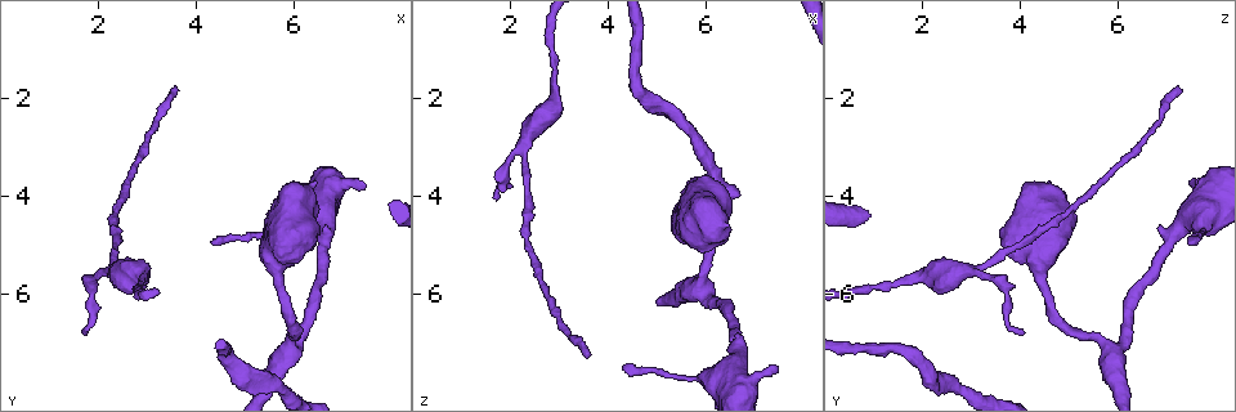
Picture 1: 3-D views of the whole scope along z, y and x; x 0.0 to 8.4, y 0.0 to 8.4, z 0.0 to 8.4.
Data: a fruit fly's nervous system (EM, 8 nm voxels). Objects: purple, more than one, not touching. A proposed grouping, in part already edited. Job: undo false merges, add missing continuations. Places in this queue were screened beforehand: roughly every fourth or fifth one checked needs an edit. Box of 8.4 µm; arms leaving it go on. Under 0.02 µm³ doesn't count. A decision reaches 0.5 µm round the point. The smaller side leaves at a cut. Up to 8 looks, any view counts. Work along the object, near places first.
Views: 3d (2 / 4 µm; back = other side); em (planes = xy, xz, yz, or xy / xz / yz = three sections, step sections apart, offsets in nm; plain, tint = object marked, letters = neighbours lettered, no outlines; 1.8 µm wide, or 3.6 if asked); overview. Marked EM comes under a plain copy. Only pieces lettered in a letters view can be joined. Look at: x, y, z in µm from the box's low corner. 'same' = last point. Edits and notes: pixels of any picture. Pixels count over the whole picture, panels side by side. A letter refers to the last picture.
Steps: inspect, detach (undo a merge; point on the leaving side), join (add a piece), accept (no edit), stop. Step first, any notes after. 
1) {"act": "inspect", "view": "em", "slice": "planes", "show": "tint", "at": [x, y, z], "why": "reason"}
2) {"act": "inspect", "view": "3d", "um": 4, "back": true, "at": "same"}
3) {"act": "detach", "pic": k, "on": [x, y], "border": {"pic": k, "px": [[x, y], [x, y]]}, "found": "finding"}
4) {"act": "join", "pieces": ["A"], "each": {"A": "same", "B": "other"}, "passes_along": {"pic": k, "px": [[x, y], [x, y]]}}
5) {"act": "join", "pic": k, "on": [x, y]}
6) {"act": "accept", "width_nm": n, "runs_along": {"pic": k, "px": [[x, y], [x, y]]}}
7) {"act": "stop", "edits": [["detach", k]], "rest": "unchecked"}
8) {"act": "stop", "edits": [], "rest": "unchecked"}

{"act": "inspect", "view": "em", "slice": "planes", "show": "letters", "at": [4.30, 4.95, 7.50], "why": "free end"}

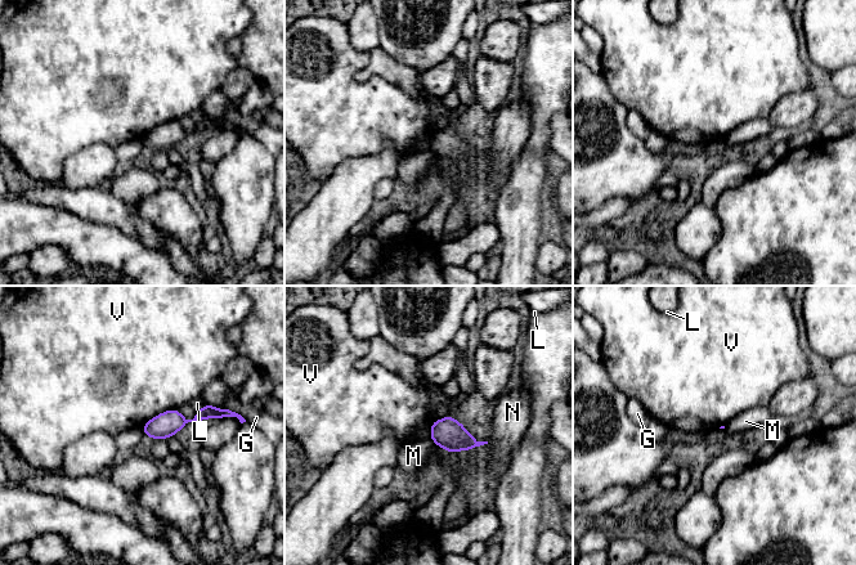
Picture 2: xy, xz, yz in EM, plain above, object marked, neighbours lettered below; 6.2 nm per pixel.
{"act": "accept", "each": {"G": "other", "L": "other", "M": "other", "N": "other", "V": "other"}, "border": {"pic": 2, "px": [[176, 407], [160, 412], [140, 427]]}, "found": "none of them fits"}

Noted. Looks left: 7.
{"act": "inspect", "view": "3d", "um": 4, "at": [1.65, 6.80, 4.10], "why": "an open end"}

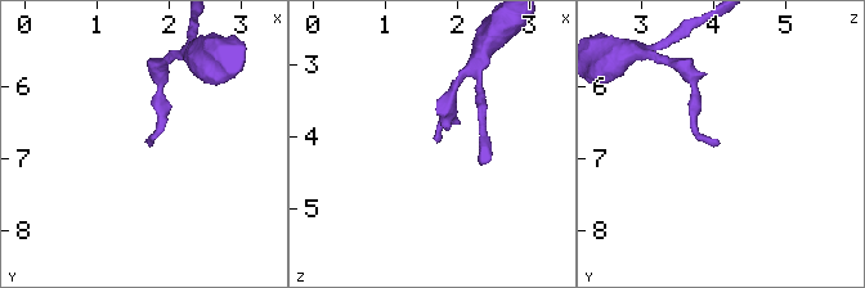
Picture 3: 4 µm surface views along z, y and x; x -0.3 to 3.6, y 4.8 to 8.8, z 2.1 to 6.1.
{"act": "inspect", "view": "em", "slice": "xy", "step": 4, "show": "tint", "at": [1.65, 6.80, 4.10]}

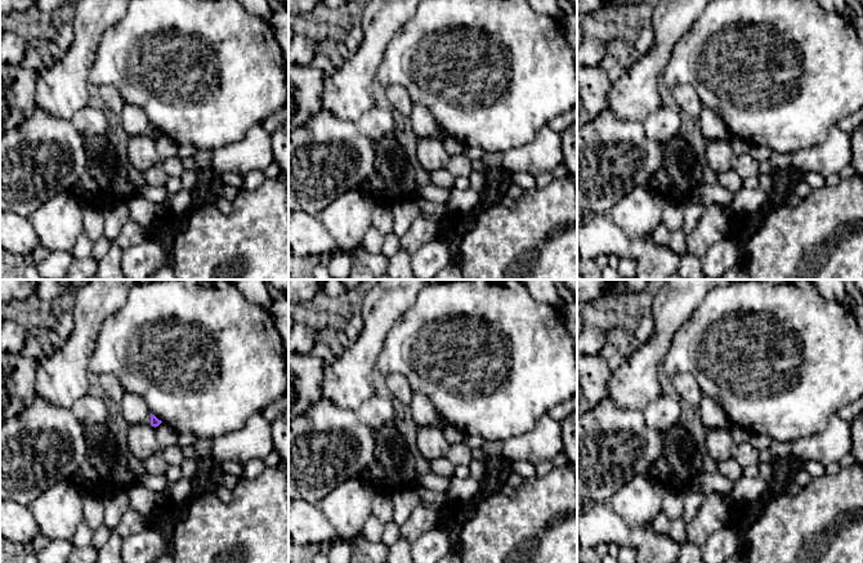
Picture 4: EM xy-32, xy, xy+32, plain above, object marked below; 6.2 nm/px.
{"act": "inspect", "view": "em", "slice": "planes", "show": "letters", "at": "same"}

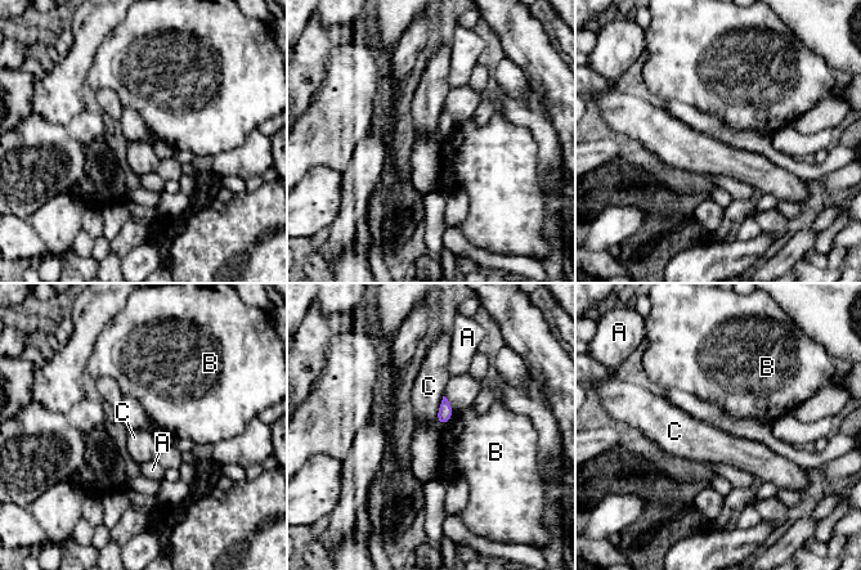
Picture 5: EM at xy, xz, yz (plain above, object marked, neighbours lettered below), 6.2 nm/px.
{"act": "accept", "longest_contact_nm": ["C", 180], "each": {"A": "other", "B": "other", "C": "other"}, "border": {"pic": 5, "px": [[443, 395], [439, 403], [436, 422]]}, "found": "no lettered piece goes on from it"}

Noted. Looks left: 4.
{"act": "inspect", "view": "3d", "um": 2, "at": [3.60, 1.85, 7.20], "why": "free end"}

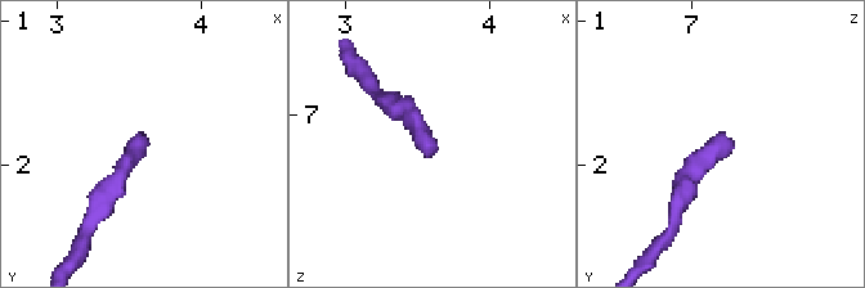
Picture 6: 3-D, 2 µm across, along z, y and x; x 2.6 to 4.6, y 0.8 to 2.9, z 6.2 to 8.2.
{"act": "inspect", "view": "em", "slice": "planes", "show": "letters", "at": [3.56, 1.78, 7.22]}

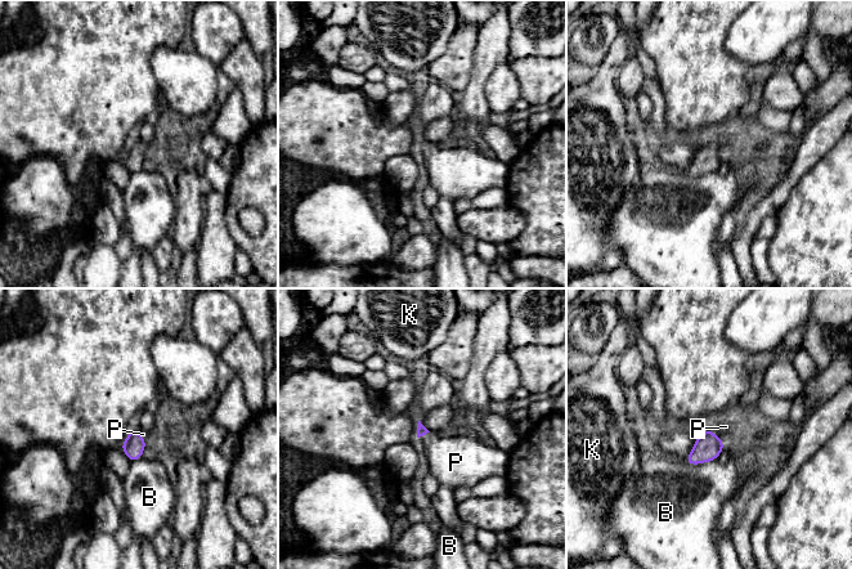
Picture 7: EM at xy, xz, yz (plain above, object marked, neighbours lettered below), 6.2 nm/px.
{"act": "join", "pieces": ["P"], "each": {"B": "other", "K": "other", "P": "same"}, "found": "it goes on there"}

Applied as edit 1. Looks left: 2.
{"act": "stop", "edits": [["join", 7]], "rest": "unchecked"}

